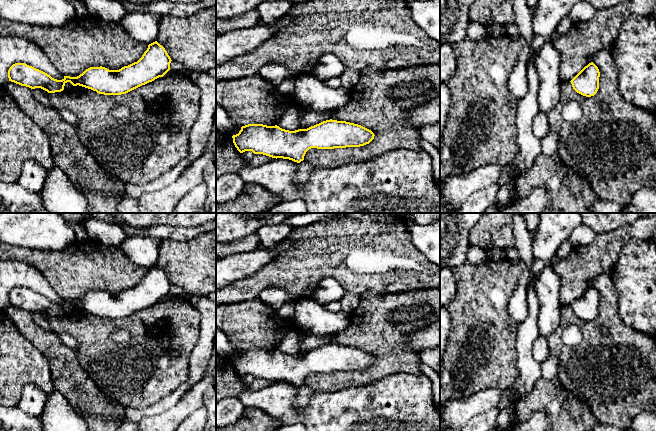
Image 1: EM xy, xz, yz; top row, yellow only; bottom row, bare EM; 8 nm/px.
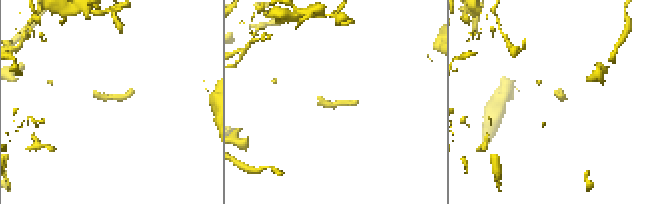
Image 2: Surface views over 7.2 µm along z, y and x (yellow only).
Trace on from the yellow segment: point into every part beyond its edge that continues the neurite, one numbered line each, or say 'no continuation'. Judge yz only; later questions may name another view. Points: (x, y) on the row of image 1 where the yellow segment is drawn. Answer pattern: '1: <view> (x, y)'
no continuation

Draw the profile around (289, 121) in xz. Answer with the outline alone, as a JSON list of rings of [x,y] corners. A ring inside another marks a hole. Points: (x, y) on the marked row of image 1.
[[[289,108],[279,120],[277,126],[282,129],[295,131],[300,129],[299,119],[301,111],[298,108]]]

